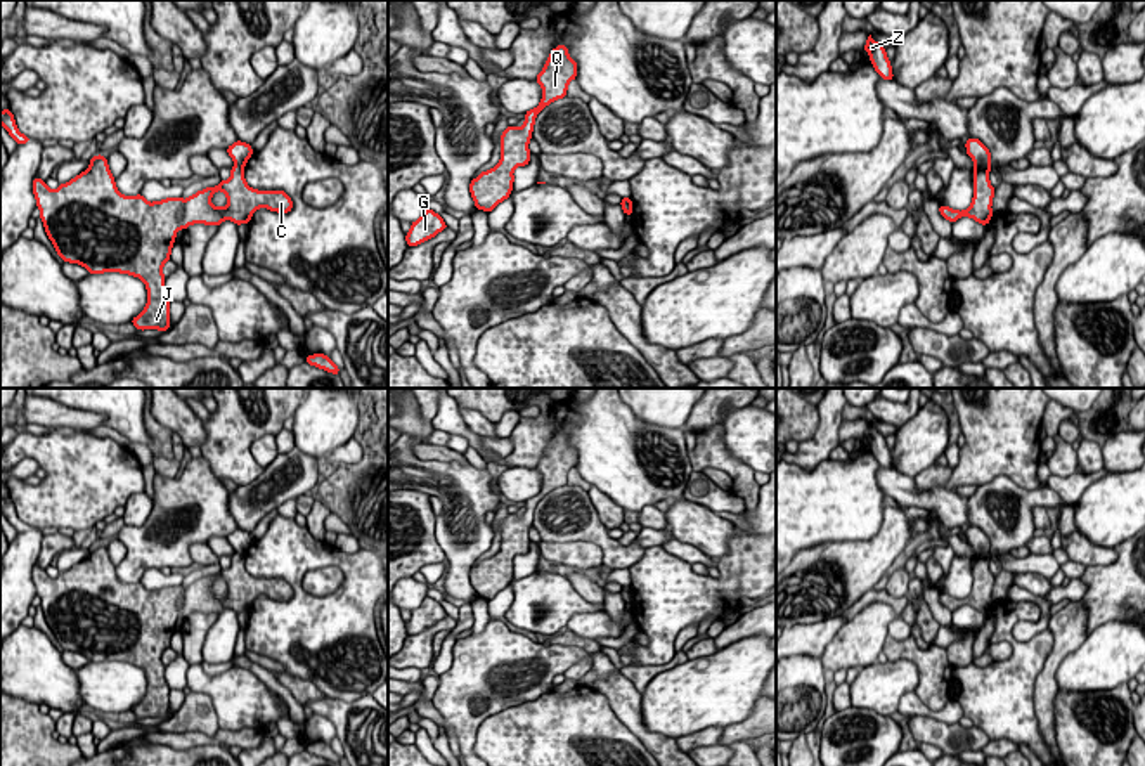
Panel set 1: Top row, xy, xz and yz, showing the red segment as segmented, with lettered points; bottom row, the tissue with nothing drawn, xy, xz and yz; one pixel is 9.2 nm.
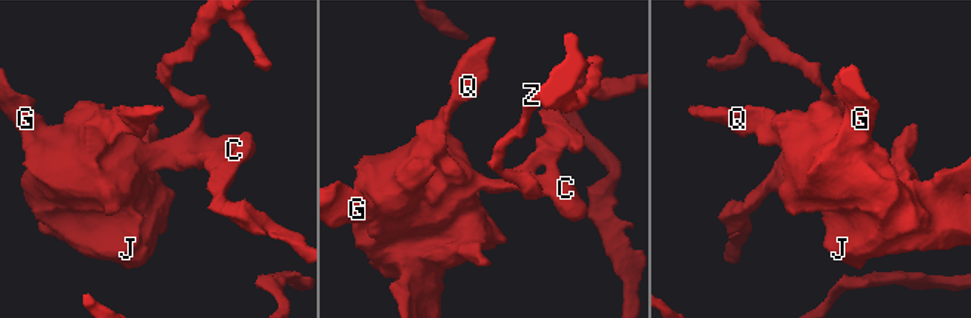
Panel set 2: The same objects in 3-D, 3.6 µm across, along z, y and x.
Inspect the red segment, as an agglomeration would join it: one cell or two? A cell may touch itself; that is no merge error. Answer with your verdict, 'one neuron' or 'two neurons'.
two neurons

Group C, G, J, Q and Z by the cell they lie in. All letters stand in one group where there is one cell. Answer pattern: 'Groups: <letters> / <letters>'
Groups: C G J Q / Z

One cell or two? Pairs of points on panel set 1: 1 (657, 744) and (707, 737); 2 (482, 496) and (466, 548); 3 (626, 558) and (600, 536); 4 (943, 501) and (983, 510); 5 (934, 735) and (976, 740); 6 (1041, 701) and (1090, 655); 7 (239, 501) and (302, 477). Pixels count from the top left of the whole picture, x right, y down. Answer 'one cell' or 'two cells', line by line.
1: two cells
2: one cell
3: one cell
4: two cells
5: one cell
6: two cells
7: one cell

